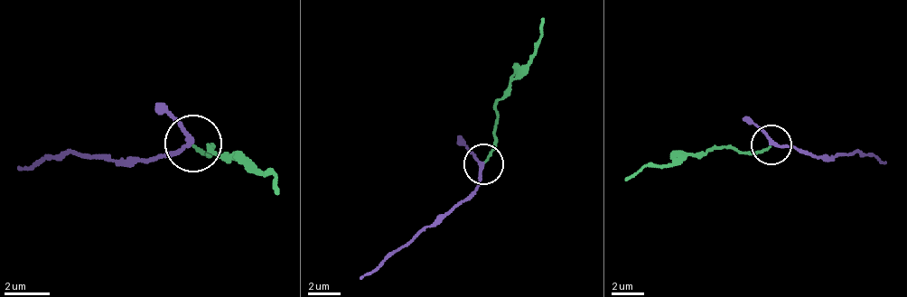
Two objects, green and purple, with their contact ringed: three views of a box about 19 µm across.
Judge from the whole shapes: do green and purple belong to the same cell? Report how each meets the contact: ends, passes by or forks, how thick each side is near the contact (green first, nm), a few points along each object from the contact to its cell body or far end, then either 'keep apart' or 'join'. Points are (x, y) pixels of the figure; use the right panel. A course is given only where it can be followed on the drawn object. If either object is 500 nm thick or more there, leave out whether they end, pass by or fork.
green ends; purple passes by; calibres 130 and 200 nm; course green (771, 145), (752, 153), (711, 150), (647, 165), (627, 181); course purple (771, 145), (788, 145), (808, 153), (873, 153), (884, 162); join

